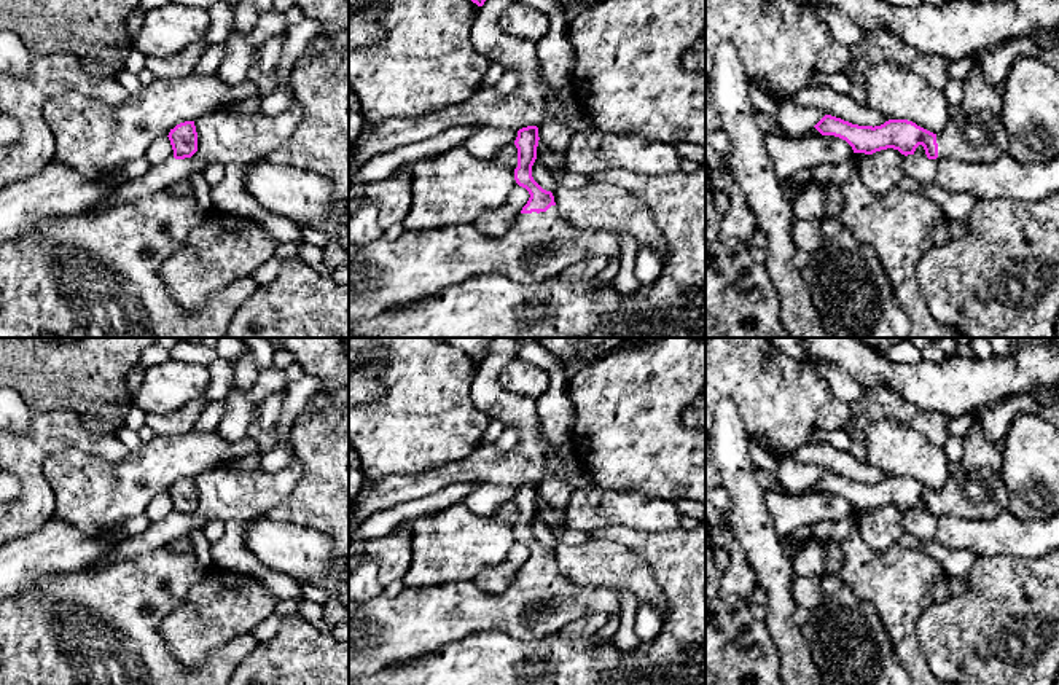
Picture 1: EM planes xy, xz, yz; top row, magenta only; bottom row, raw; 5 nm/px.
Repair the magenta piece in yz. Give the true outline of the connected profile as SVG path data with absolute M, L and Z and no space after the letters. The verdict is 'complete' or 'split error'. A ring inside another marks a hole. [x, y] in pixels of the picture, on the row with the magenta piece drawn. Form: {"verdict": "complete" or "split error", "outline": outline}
{"verdict": "split error", "outline": "M981 56L971 57L975 67L963 80L963 100L938 135L908 119L889 119L873 127L825 115L814 126L822 135L839 137L854 150L857 170L841 185L844 206L839 220L877 255L909 319L909 338L962 338L930 314L916 277L917 263L933 245L936 226L949 220L920 191L905 191L895 185L887 193L873 193L860 178L858 167L866 155L893 148L908 156L919 145L928 159L955 158L976 164L1008 153L1002 96L984 81Z"}

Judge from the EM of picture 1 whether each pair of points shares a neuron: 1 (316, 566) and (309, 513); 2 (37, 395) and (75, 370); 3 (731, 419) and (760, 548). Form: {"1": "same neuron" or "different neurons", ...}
{"1": "different neurons", "2": "same neuron", "3": "same neuron"}

